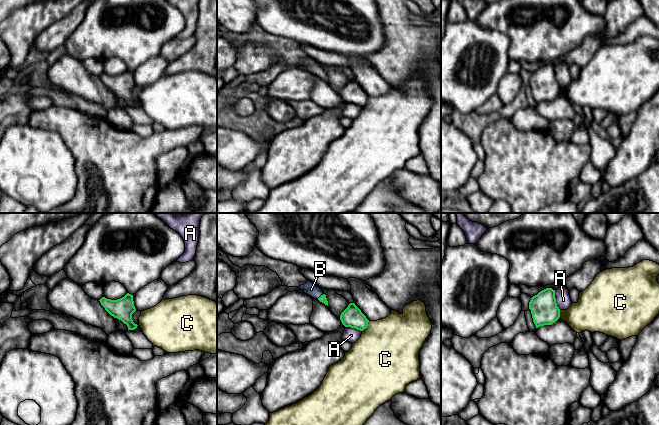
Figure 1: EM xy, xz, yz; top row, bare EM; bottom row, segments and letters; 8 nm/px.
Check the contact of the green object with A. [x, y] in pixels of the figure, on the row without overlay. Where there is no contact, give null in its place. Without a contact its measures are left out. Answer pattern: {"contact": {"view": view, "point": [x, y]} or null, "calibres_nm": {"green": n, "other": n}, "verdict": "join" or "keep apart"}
{"contact": {"view": "yz", "point": [555, 76]}, "calibres_nm": {"green": 220, "other": 120}, "verdict": "keep apart"}

